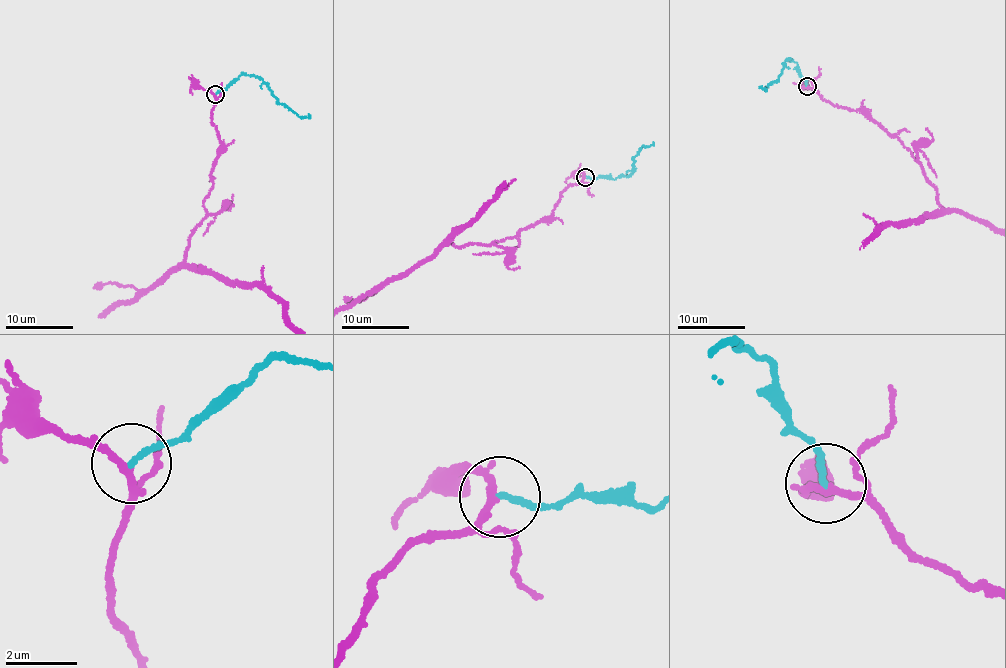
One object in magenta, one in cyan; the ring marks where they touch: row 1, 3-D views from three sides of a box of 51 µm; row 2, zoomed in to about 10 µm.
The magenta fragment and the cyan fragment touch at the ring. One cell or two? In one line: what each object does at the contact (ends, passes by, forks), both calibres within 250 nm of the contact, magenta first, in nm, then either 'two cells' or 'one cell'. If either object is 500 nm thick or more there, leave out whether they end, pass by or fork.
magenta passes by; cyan ends; calibres 200 and 170 nm; one cell

